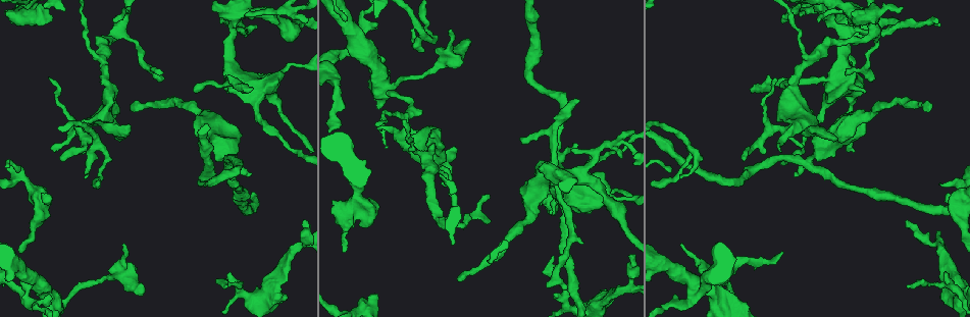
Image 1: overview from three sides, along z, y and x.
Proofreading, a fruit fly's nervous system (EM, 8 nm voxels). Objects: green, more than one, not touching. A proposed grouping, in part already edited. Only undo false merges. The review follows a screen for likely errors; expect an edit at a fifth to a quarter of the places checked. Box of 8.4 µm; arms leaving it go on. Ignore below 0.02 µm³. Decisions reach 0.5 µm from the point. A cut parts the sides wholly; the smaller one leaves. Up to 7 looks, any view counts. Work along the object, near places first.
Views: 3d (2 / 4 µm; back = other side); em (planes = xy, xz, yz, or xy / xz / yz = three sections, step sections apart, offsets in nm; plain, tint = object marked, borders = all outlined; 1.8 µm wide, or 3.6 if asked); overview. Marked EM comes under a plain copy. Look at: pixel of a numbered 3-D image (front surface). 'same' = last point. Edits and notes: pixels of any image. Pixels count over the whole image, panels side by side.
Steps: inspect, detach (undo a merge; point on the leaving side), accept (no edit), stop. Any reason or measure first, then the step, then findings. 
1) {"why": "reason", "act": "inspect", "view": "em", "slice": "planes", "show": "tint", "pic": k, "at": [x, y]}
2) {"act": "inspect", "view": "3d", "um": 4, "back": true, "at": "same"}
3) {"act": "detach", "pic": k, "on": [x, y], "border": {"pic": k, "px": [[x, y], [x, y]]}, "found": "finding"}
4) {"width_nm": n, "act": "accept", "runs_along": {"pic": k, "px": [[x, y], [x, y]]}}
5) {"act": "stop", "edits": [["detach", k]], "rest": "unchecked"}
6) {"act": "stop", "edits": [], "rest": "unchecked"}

{"why": "thick turns thin", "act": "inspect", "view": "3d", "um": 2, "pic": 1, "at": [276, 269]}

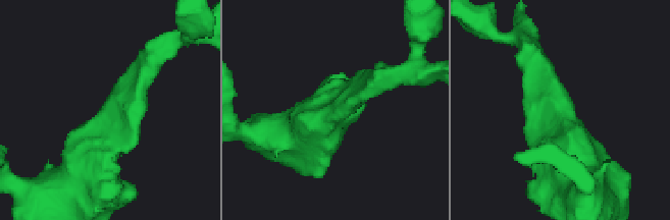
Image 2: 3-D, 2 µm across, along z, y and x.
{"arm_widths_nm": [200, 550], "act": "inspect", "view": "em", "slice": "planes", "show": "tint", "pic": 2, "at": [560, 116]}

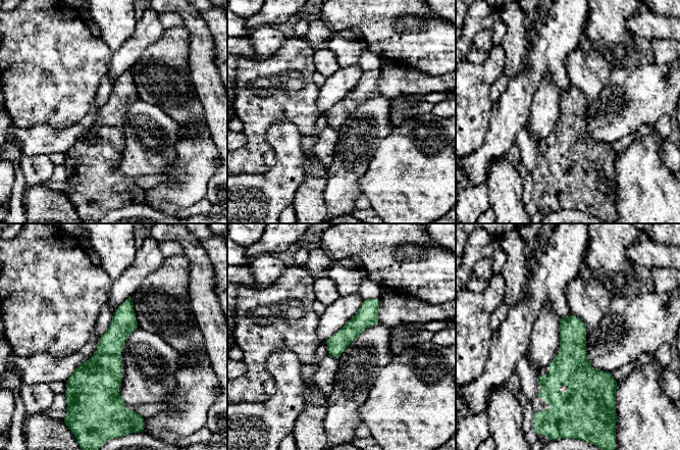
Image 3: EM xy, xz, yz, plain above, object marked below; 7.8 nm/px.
{"width_nm": 160, "act": "accept", "runs_along": {"pic": 3, "px": [[377, 300], [329, 351]]}, "found": "all the same neuron"}

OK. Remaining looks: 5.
{"why": "branch point", "act": "inspect", "view": "3d", "um": 4, "pic": 1, "at": [559, 155]}

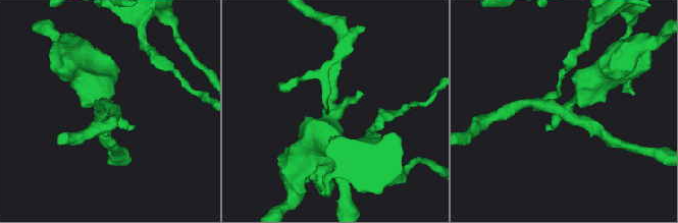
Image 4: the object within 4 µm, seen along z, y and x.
{"act": "inspect", "view": "em", "slice": "planes", "show": "tint", "pic": 4, "at": [101, 110]}

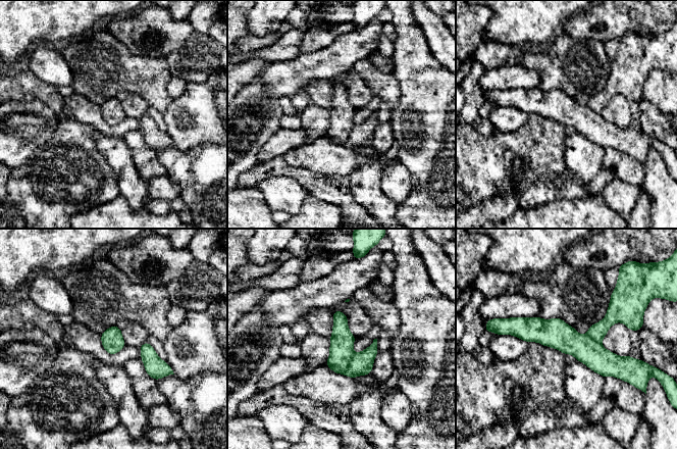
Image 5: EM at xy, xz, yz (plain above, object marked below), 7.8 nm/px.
{"act": "detach", "pic": 5, "on": [342, 341], "part_leaving": {"pic": 5, "px": [[510, 332], [629, 358]]}, "found": "two neurons meet here"}

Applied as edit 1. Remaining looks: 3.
{"why": "redraw", "act": "inspect", "view": "overview"}

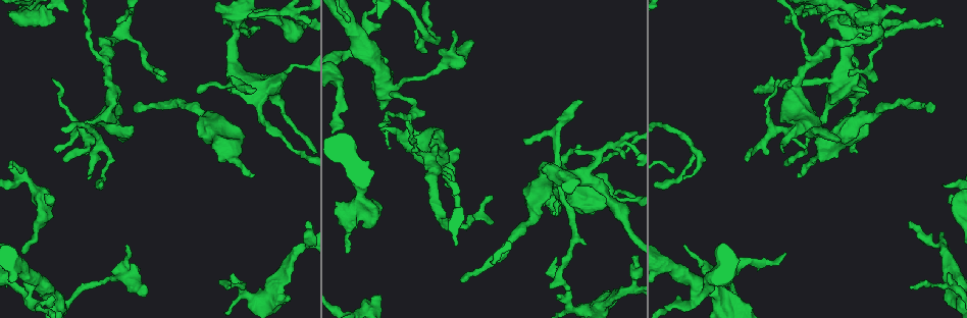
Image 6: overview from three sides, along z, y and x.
{"why": "thick turns thin", "act": "inspect", "view": "em", "slice": "planes", "show": "tint", "pic": 6, "at": [233, 49]}

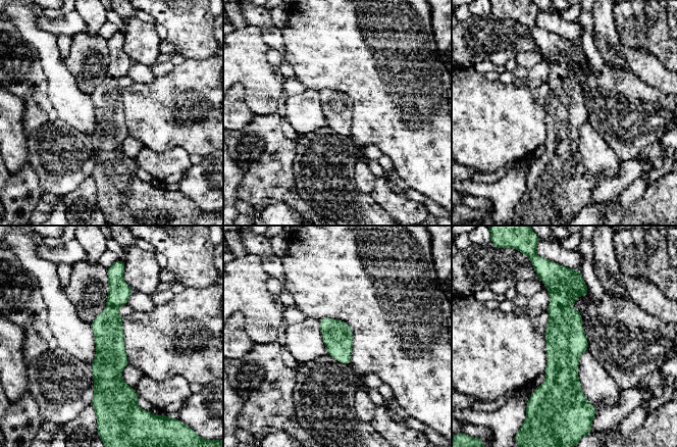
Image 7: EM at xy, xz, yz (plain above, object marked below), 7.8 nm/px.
{"act": "accept", "runs_along": {"pic": 7, "px": [[114, 279], [104, 401]]}, "found": "one neuron here"}

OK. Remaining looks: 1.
{"act": "stop", "edits": [["detach", 5]], "rest": "unchecked"}

